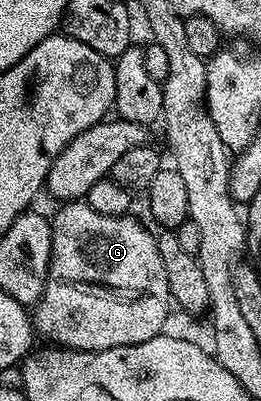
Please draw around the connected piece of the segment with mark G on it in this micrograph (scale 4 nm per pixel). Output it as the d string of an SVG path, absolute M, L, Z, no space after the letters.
M65 202L60 205L57 217L52 217L53 237L51 238L51 262L49 263L49 277L45 280L45 289L41 300L32 309L31 319L36 335L46 336L48 343L62 348L74 348L76 352L102 352L108 348L118 348L128 344L142 344L155 338L162 331L165 319L169 316L171 297L167 286L167 270L163 266L163 258L159 258L157 236L149 233L137 220L132 220L132 215L112 216L99 214L99 210L91 210L91 206L84 202Z

